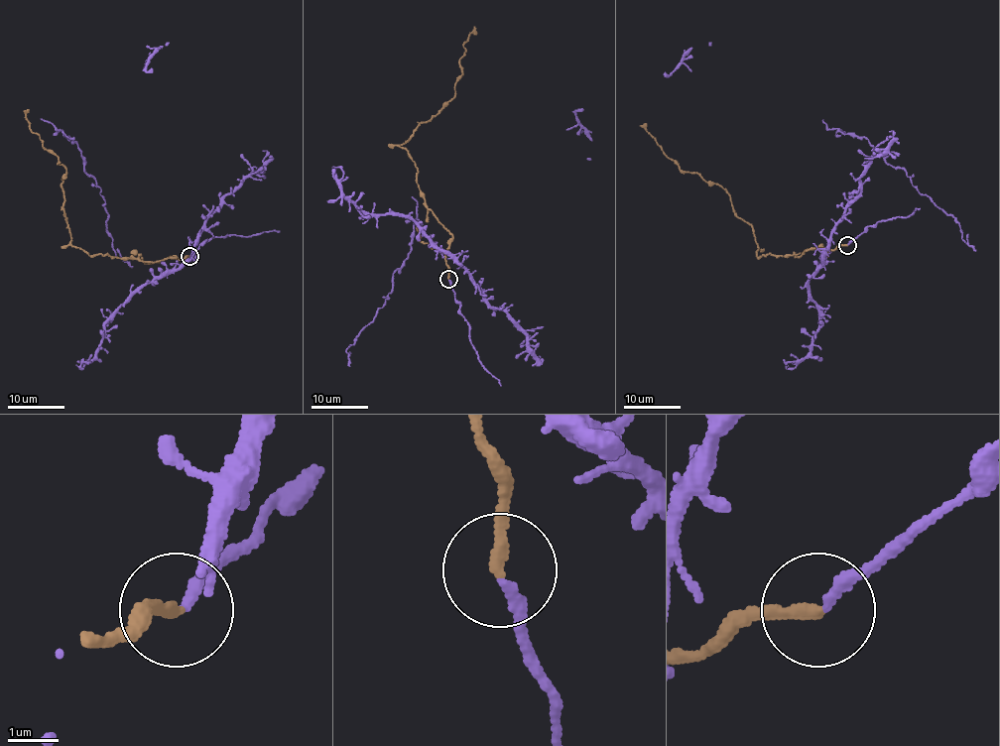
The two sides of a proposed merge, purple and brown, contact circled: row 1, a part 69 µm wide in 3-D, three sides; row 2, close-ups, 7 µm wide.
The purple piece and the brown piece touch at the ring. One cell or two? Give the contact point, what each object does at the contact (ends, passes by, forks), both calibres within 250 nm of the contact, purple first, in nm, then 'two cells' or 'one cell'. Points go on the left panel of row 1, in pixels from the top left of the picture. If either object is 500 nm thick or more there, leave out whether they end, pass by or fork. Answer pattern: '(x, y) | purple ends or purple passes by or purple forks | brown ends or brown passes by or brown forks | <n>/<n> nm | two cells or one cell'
(189, 256) | purple ends | brown ends | 220/240 nm | one cell

